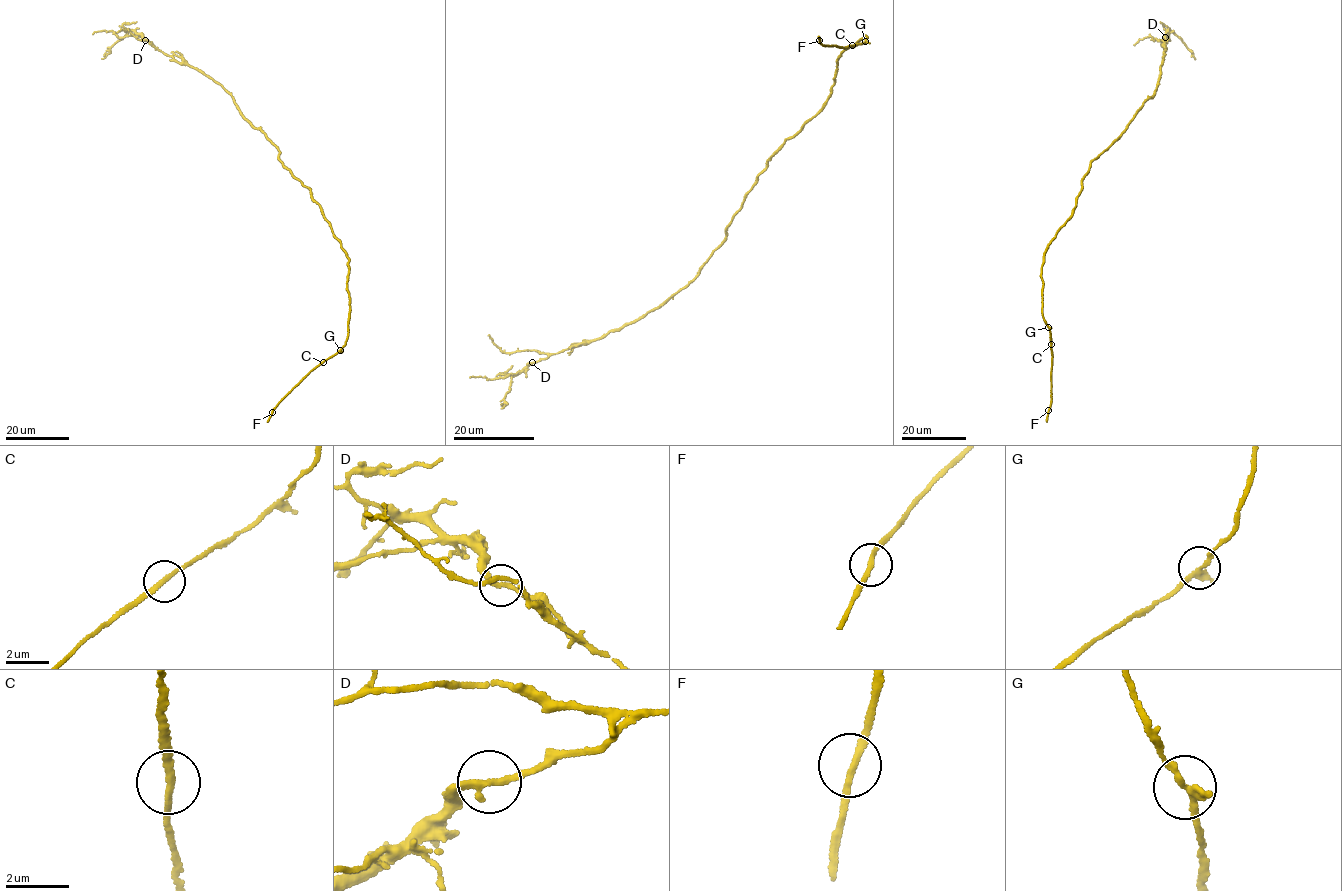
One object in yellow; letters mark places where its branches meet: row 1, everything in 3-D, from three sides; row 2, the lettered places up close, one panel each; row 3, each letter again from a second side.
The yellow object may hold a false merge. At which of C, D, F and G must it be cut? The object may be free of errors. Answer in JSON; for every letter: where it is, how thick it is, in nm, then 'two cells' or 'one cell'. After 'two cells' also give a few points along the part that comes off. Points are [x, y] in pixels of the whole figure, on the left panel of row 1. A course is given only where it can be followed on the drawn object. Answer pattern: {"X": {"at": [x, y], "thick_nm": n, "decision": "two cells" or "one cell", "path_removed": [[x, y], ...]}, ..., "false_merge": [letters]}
{"C": {"at": [323, 362], "thick_nm": 200, "decision": "one cell"}, "D": {"at": [145, 40], "thick_nm": 220, "decision": "one cell"}, "F": {"at": [272, 412], "thick_nm": 200, "decision": "one cell"}, "G": {"at": [340, 350], "thick_nm": 200, "decision": "one cell"}, "false_merge": []}

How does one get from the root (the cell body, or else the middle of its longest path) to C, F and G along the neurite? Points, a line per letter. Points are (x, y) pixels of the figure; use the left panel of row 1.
C: (304, 185), (309, 188), (312, 199), (319, 205), (349, 260), (348, 337), (342, 348), (323, 362)
F: (304, 185), (309, 188), (312, 199), (319, 205), (349, 260), (348, 337), (342, 348), (310, 371), (272, 412)
G: (304, 185), (309, 188), (312, 199), (319, 205), (349, 260), (348, 337), (340, 350)

